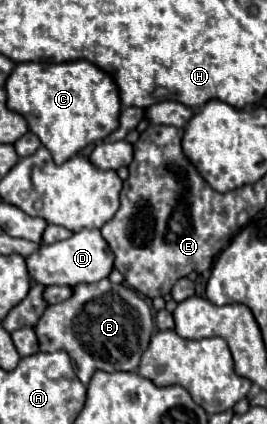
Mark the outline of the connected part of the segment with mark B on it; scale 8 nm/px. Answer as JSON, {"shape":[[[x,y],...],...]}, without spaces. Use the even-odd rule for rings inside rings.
{"shape":[[[109,279],[97,281],[97,283],[81,283],[73,287],[73,297],[59,303],[49,305],[39,323],[35,325],[35,333],[39,337],[41,351],[67,351],[69,357],[75,363],[77,377],[83,385],[89,383],[91,375],[95,371],[135,371],[139,367],[139,359],[143,351],[149,345],[149,339],[153,335],[153,317],[147,307],[147,303],[129,287],[115,285]]]}

